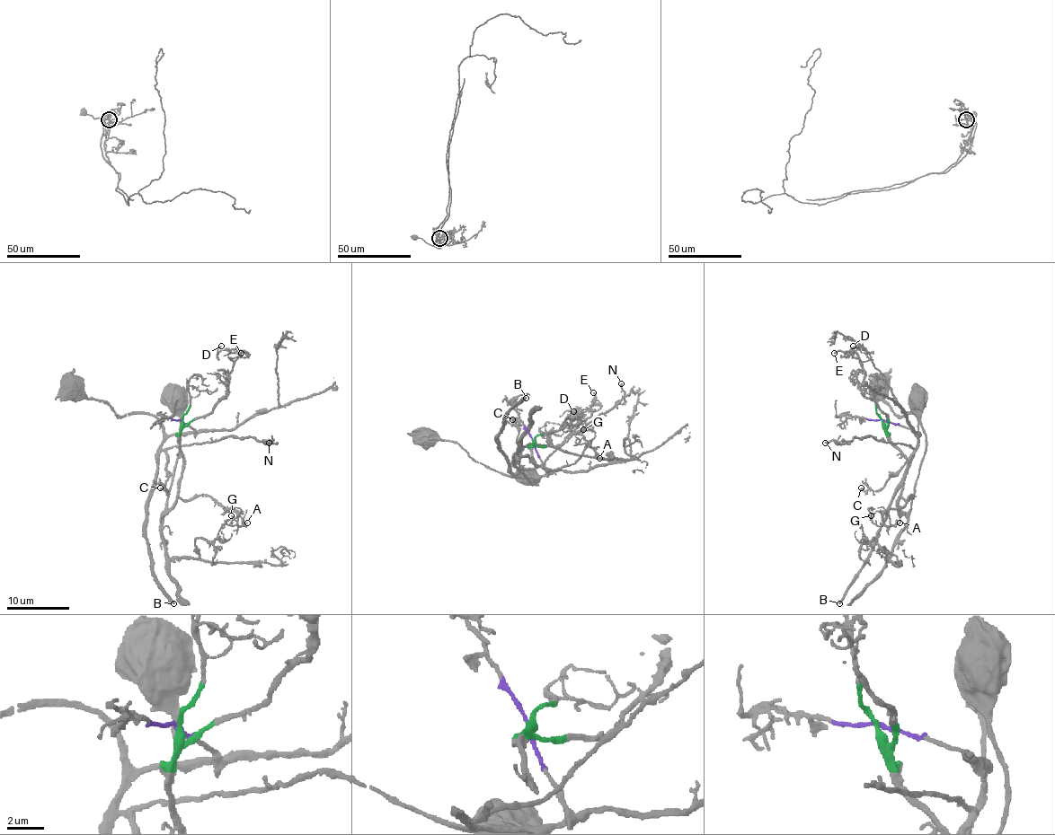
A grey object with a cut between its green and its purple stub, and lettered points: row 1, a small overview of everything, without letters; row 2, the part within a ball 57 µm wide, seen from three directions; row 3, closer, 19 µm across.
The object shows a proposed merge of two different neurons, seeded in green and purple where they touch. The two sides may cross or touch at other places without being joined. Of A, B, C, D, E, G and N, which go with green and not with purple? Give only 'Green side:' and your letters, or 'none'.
Green side: A, D, E, G

